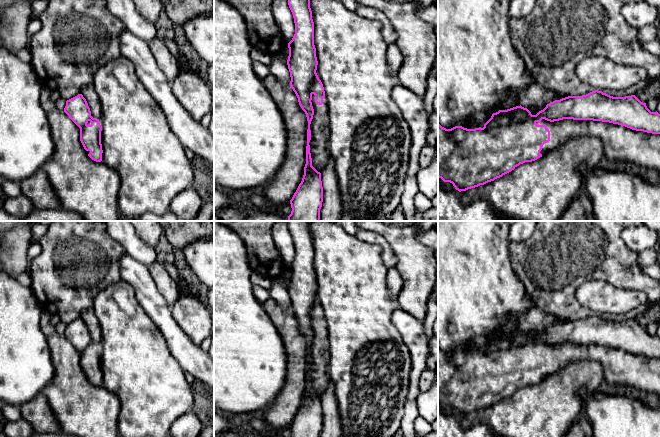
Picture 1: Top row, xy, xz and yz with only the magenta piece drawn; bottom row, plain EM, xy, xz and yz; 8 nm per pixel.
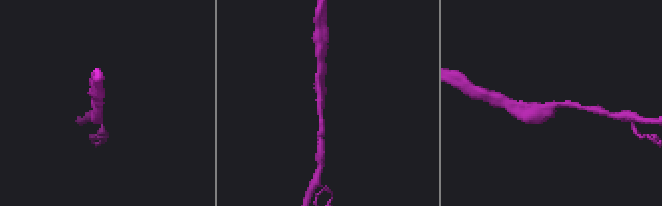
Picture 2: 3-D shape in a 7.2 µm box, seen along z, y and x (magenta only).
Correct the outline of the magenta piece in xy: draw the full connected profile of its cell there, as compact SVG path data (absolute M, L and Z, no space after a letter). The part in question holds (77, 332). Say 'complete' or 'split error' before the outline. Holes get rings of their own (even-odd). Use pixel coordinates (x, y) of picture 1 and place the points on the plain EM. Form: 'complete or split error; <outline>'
split error; M82 318L66 325L64 336L80 352L80 365L88 380L96 385L102 385L101 342L93 342L86 323Z

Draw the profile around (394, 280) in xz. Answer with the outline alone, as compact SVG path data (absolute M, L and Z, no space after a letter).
M394 266L388 269L387 287L390 290L391 294L398 296L399 292L401 291L402 285L403 279L397 268Z

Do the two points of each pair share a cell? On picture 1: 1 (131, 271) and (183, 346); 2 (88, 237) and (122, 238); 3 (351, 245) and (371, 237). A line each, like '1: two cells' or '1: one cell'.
1: one cell
2: two cells
3: two cells

